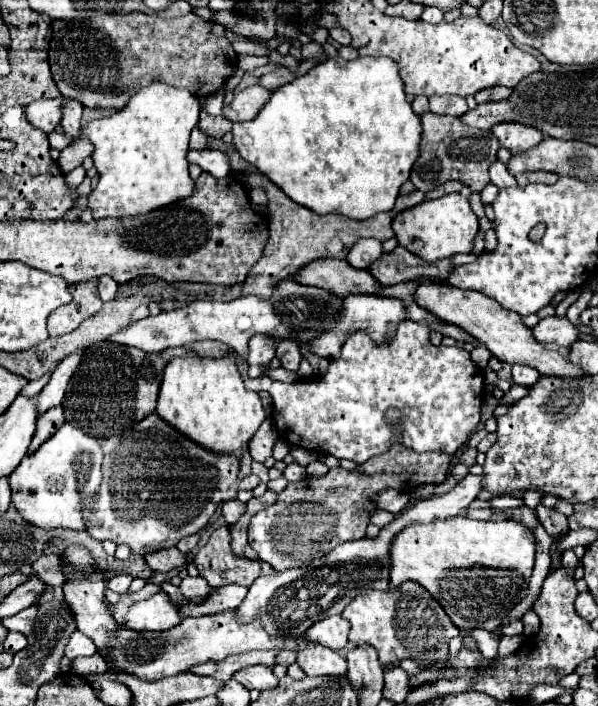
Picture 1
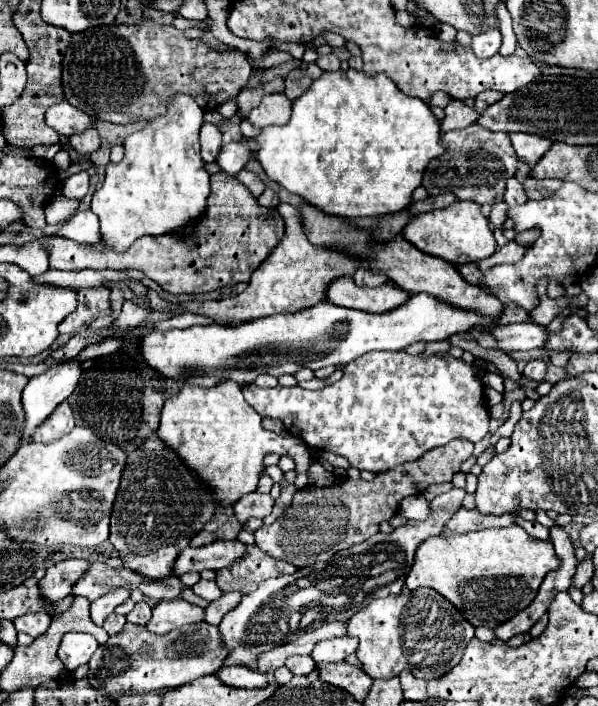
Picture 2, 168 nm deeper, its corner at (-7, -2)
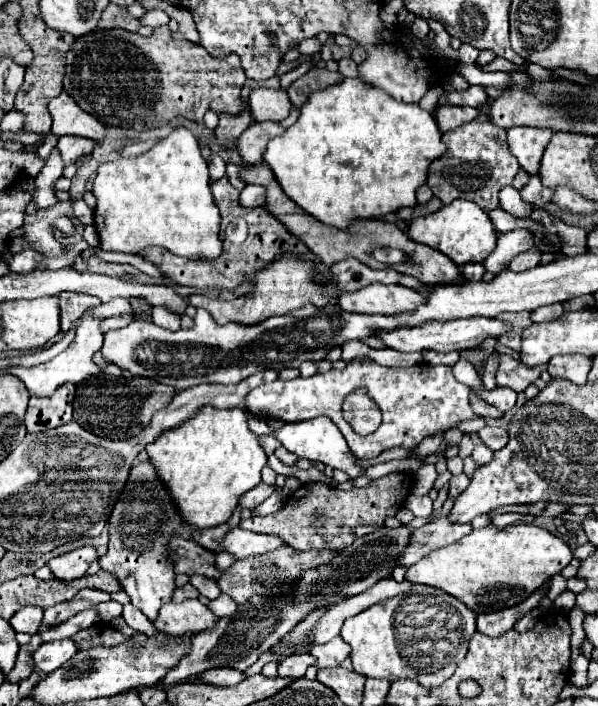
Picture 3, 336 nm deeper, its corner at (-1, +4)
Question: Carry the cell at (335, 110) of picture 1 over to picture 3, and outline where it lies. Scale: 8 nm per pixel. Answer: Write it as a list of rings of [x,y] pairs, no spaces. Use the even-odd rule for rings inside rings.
[[[342,79],[342,83],[338,85],[332,85],[332,87],[326,87],[324,91],[314,91],[306,105],[300,107],[300,117],[298,121],[286,129],[284,135],[272,139],[268,143],[268,149],[264,153],[264,161],[268,163],[268,167],[274,171],[276,175],[276,181],[284,187],[284,193],[294,201],[298,203],[306,213],[314,215],[318,221],[322,221],[324,225],[332,225],[332,227],[338,227],[338,229],[346,229],[350,223],[358,221],[358,219],[374,219],[374,217],[382,217],[382,215],[388,215],[388,213],[396,213],[398,209],[402,207],[416,207],[416,191],[418,187],[422,187],[426,183],[426,177],[428,177],[428,167],[434,159],[442,157],[444,155],[444,143],[442,143],[442,133],[434,121],[434,117],[420,109],[418,105],[406,105],[406,103],[400,103],[396,101],[394,97],[386,95],[382,89],[376,89],[372,85],[366,85],[358,79]]]

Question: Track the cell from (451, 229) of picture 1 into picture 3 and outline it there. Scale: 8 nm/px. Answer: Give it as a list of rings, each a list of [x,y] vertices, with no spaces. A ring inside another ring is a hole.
[[[456,199],[436,213],[414,219],[410,229],[408,229],[408,237],[412,241],[418,241],[422,245],[428,245],[432,249],[442,251],[456,265],[466,265],[466,263],[484,263],[486,257],[496,247],[498,233],[496,233],[494,225],[484,209],[480,209],[474,201]]]

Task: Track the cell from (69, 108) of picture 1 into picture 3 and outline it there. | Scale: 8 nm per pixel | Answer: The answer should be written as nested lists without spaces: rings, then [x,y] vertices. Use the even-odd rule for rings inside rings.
[[[58,137],[58,145],[56,149],[62,153],[64,161],[66,163],[74,163],[78,157],[82,155],[90,155],[92,149],[94,149],[94,141],[92,139],[86,139],[86,137]]]

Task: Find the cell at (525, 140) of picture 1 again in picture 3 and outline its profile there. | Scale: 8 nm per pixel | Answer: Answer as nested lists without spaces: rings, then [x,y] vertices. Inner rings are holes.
[[[534,127],[508,129],[508,147],[528,175],[538,175],[542,153],[550,137],[552,137],[550,129],[534,129]]]

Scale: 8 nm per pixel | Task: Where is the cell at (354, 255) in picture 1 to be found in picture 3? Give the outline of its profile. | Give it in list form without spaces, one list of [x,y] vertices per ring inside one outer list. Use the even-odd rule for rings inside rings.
[[[342,259],[340,263],[330,267],[332,279],[336,281],[336,287],[340,293],[350,293],[356,289],[362,289],[372,283],[384,283],[384,285],[396,285],[400,283],[400,273],[392,267],[384,269],[370,269],[368,265],[360,263],[358,259]]]

